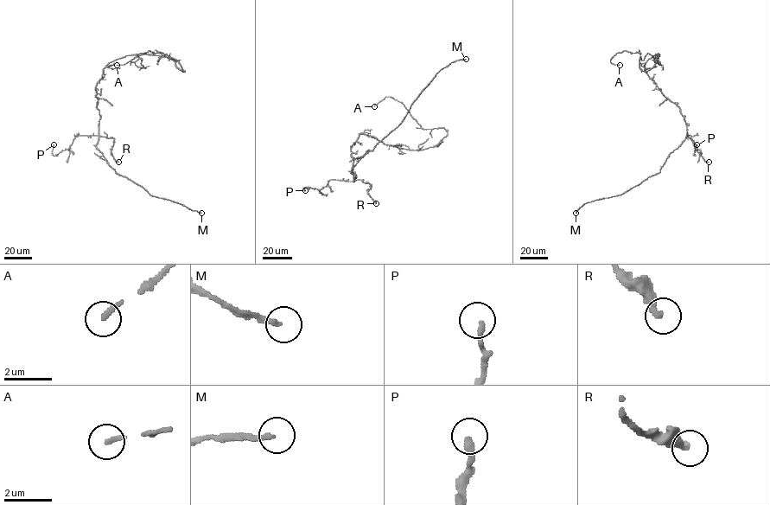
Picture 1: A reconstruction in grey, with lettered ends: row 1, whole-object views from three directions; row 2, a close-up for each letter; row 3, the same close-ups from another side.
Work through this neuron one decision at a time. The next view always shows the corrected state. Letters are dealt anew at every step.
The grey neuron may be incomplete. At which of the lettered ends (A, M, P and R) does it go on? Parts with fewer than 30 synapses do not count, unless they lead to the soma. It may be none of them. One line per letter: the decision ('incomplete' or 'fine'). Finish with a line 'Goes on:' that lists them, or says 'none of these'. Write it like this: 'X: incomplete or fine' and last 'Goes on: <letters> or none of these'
A: fine
M: incomplete
P: fine
R: fine
Goes on: M

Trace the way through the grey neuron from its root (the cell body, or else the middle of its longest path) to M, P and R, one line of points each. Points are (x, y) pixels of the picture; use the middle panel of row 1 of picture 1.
M: (351, 155), (354, 180), (353, 168), (399, 124), (412, 102), (435, 75), (451, 63), (466, 59)
P: (351, 155), (352, 170), (356, 175), (354, 180), (331, 180), (320, 189), (304, 187), (305, 190)
R: (351, 155), (354, 180), (371, 184), (367, 194), (376, 203)

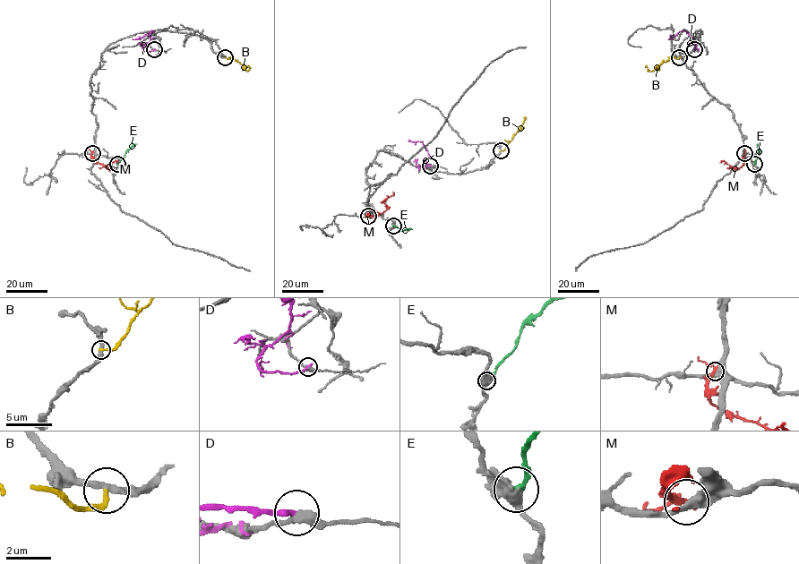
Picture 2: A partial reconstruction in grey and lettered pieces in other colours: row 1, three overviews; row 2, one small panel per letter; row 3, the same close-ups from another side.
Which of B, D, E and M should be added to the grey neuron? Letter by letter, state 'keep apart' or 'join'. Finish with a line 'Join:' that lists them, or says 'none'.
B: keep apart
D: keep apart
E: join
M: keep apart
Join: E

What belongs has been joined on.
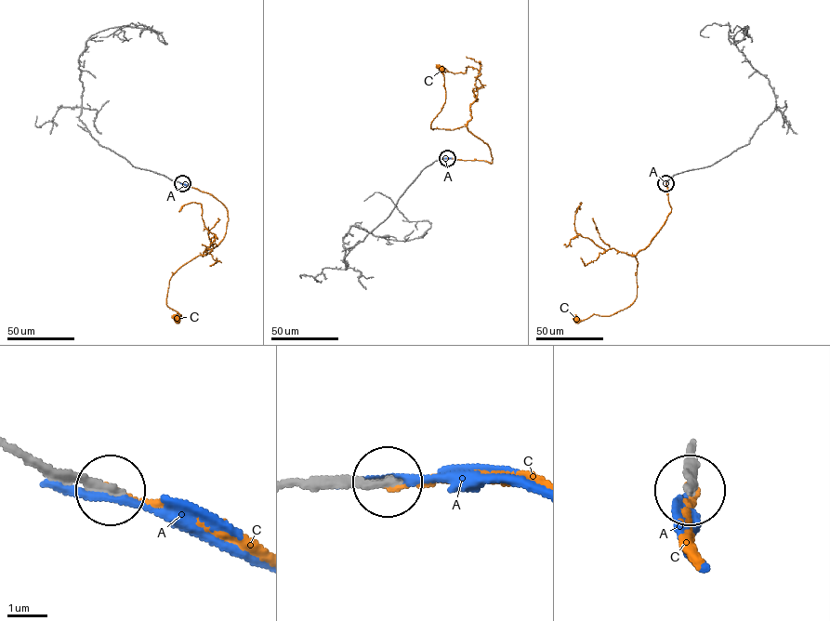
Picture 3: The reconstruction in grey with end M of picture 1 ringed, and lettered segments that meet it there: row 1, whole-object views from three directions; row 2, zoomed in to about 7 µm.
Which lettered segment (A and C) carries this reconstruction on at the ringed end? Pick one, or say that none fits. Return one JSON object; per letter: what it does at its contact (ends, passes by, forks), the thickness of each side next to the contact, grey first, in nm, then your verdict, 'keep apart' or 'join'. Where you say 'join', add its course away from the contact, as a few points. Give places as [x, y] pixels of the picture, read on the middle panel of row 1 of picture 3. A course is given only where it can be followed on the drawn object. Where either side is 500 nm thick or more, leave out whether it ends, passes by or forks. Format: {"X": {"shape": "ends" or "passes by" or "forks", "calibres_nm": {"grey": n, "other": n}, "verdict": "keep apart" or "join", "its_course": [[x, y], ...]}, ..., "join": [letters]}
{"A": {"shape": "ends", "calibres_nm": {"grey": 280, "other": 280}, "verdict": "keep apart"}, "C": {"shape": "ends", "calibres_nm": {"grey": 220, "other": 140}, "verdict": "join", "its_course": [[447, 158], [490, 164], [493, 158], [486, 144], [466, 125], [430, 127], [445, 101], [441, 69]]}, "join": ["C"]}

